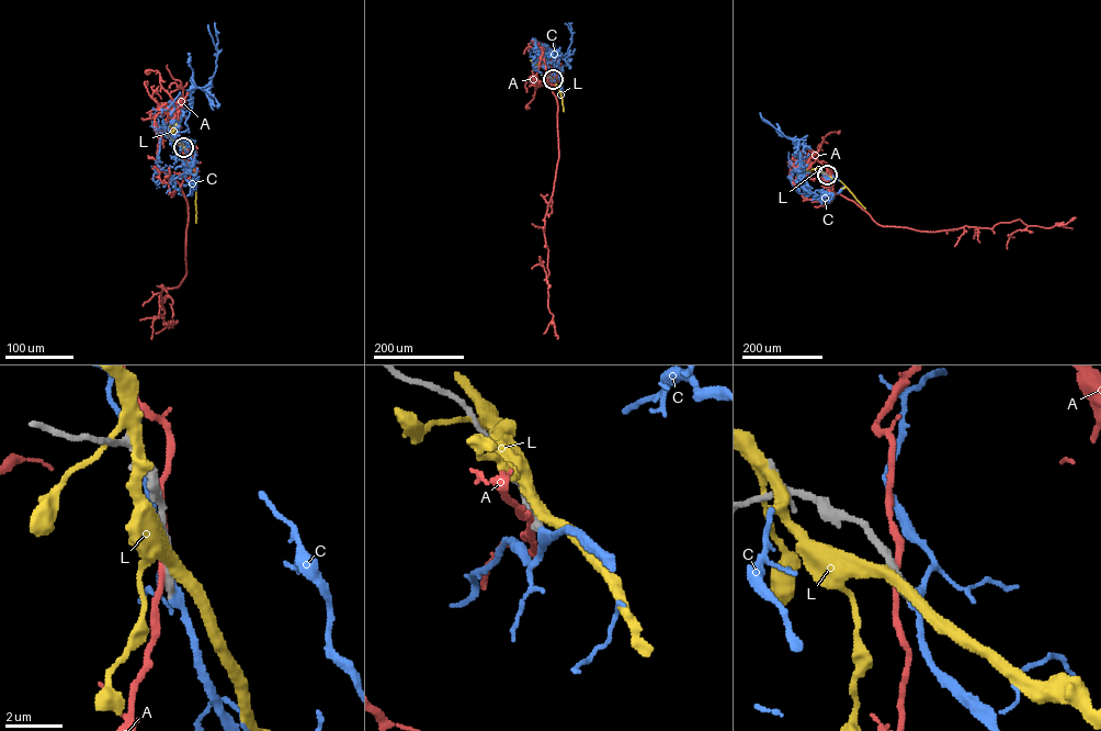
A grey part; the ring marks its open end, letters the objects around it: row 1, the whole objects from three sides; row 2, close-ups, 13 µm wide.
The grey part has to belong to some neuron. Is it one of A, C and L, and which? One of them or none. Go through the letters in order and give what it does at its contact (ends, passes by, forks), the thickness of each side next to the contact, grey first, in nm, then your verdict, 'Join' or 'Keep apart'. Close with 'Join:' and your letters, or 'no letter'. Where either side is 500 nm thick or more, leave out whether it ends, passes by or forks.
A: It passes by. Thickness 440 nm (grey) against 220 nm. Keep apart
C: It passes by. Thickness 340 nm (grey) against 280 nm. Join
L: It passes by. Thickness 420 nm (grey) against 400 nm. Keep apart
Join: C

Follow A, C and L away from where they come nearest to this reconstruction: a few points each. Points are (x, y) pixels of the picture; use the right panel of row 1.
A: (826, 175), (824, 165), (808, 155), (817, 152), (828, 133), (839, 132)
C: (826, 175), (830, 178), (824, 189), (808, 190), (802, 178), (797, 144), (760, 113)
L: (826, 175), (840, 181), (865, 209)

